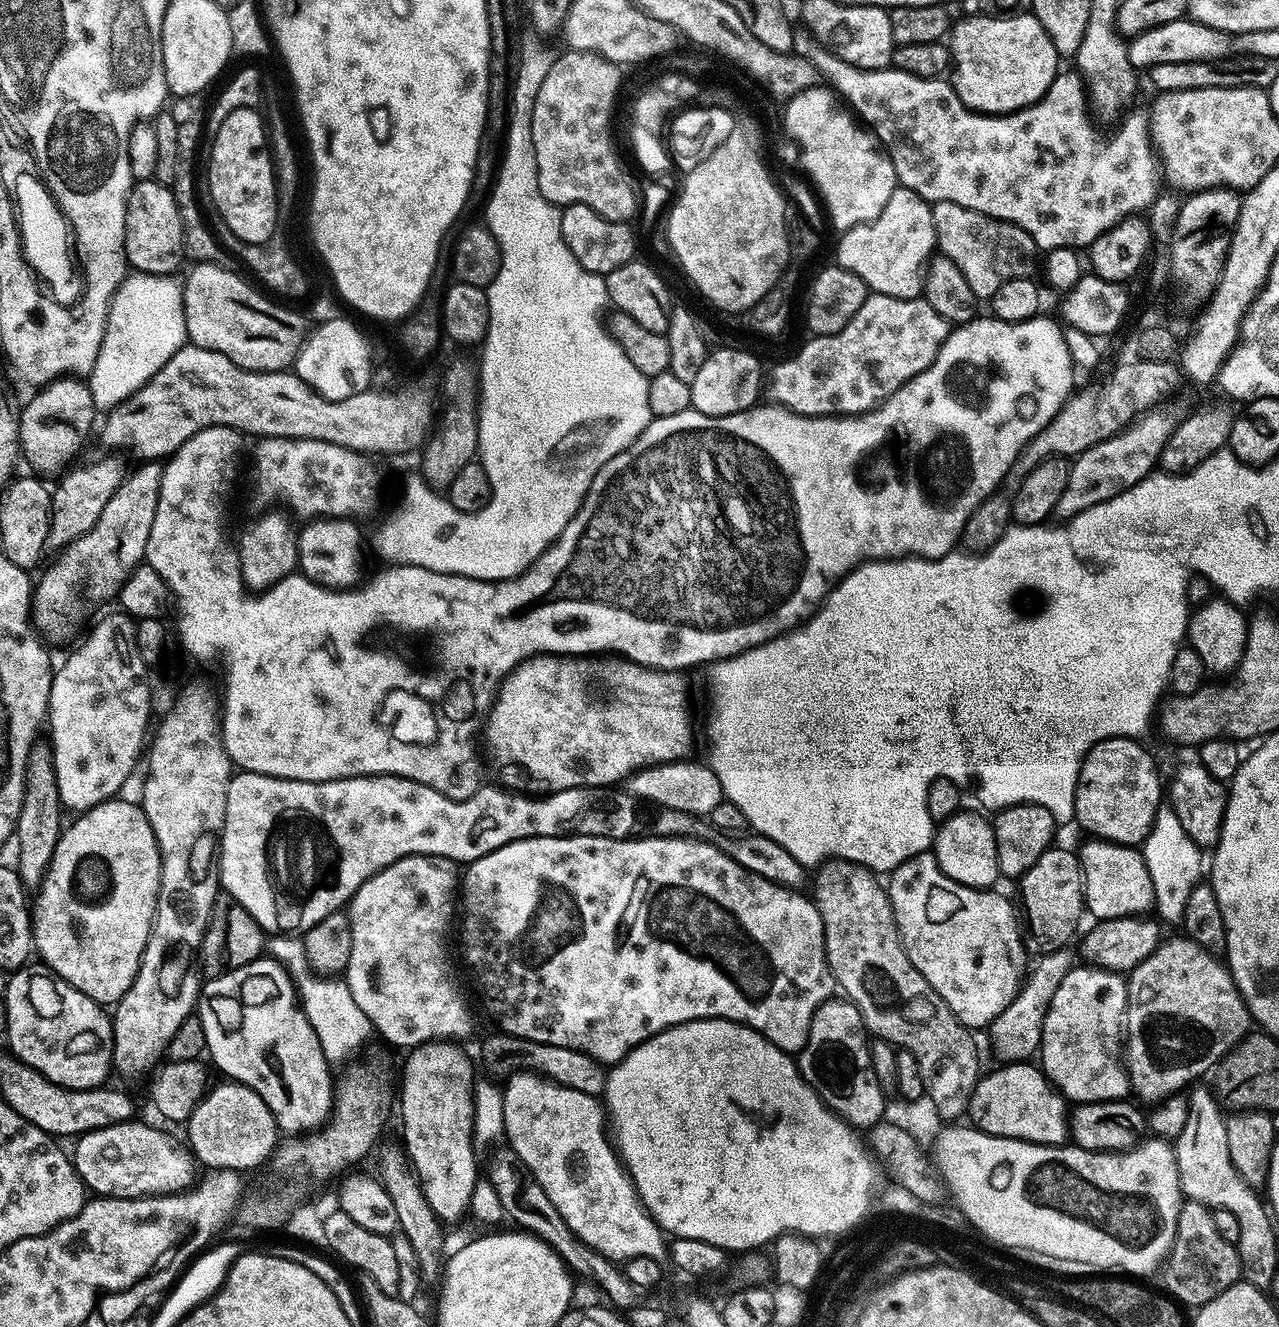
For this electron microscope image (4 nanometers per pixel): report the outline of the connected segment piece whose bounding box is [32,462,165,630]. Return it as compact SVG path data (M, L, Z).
M144 462L139 467L137 472L129 471L125 475L110 502L106 502L106 510L98 514L98 522L94 522L92 529L63 549L44 577L35 581L32 615L37 629L60 628L66 624L62 612L56 612L56 604L60 604L60 600L71 600L76 604L88 579L88 586L96 595L115 597L128 576L145 559L150 528L158 514L165 469L156 462Z

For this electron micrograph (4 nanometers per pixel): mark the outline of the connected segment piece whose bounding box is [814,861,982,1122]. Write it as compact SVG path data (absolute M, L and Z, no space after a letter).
M848 861L828 862L819 869L816 876L814 903L820 912L824 927L826 958L832 977L836 979L839 991L851 1000L864 1019L864 1026L873 1037L880 1037L897 1049L914 1054L918 1070L922 1070L924 1095L937 1106L941 1121L956 1122L968 1111L968 1103L976 1082L982 1075L980 1052L976 1049L973 1033L954 1018L950 1006L938 998L934 986L914 970L914 962L906 954L904 944L894 922L894 910L888 901L885 885L860 864Z

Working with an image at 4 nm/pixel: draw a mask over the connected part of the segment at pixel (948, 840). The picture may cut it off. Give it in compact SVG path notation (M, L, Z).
M961 810L956 812L951 819L943 821L935 829L934 832L934 855L938 866L942 870L942 874L946 874L950 878L954 878L954 882L958 882L962 886L970 886L971 888L983 888L985 890L991 889L995 880L1001 879L1000 867L998 866L998 846L994 842L994 830L989 821L984 821L979 816L981 813L967 812Z

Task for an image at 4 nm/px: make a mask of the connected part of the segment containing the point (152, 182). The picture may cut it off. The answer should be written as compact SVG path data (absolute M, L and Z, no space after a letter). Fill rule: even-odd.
M156 179L137 180L132 185L132 193L128 195L126 206L126 258L129 265L137 272L149 272L155 276L172 276L180 268L184 260L184 223L180 217L182 208L178 203L178 197L171 187L159 184Z

